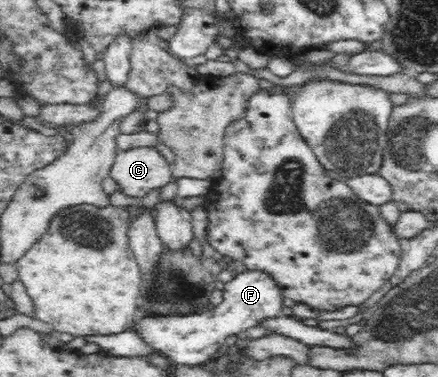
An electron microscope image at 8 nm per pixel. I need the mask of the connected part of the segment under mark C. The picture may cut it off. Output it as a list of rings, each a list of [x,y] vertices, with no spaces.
[[[135,148],[126,151],[121,150],[115,159],[111,169],[111,177],[116,180],[127,195],[142,198],[151,190],[161,188],[173,180],[174,167],[163,157],[157,148]]]

